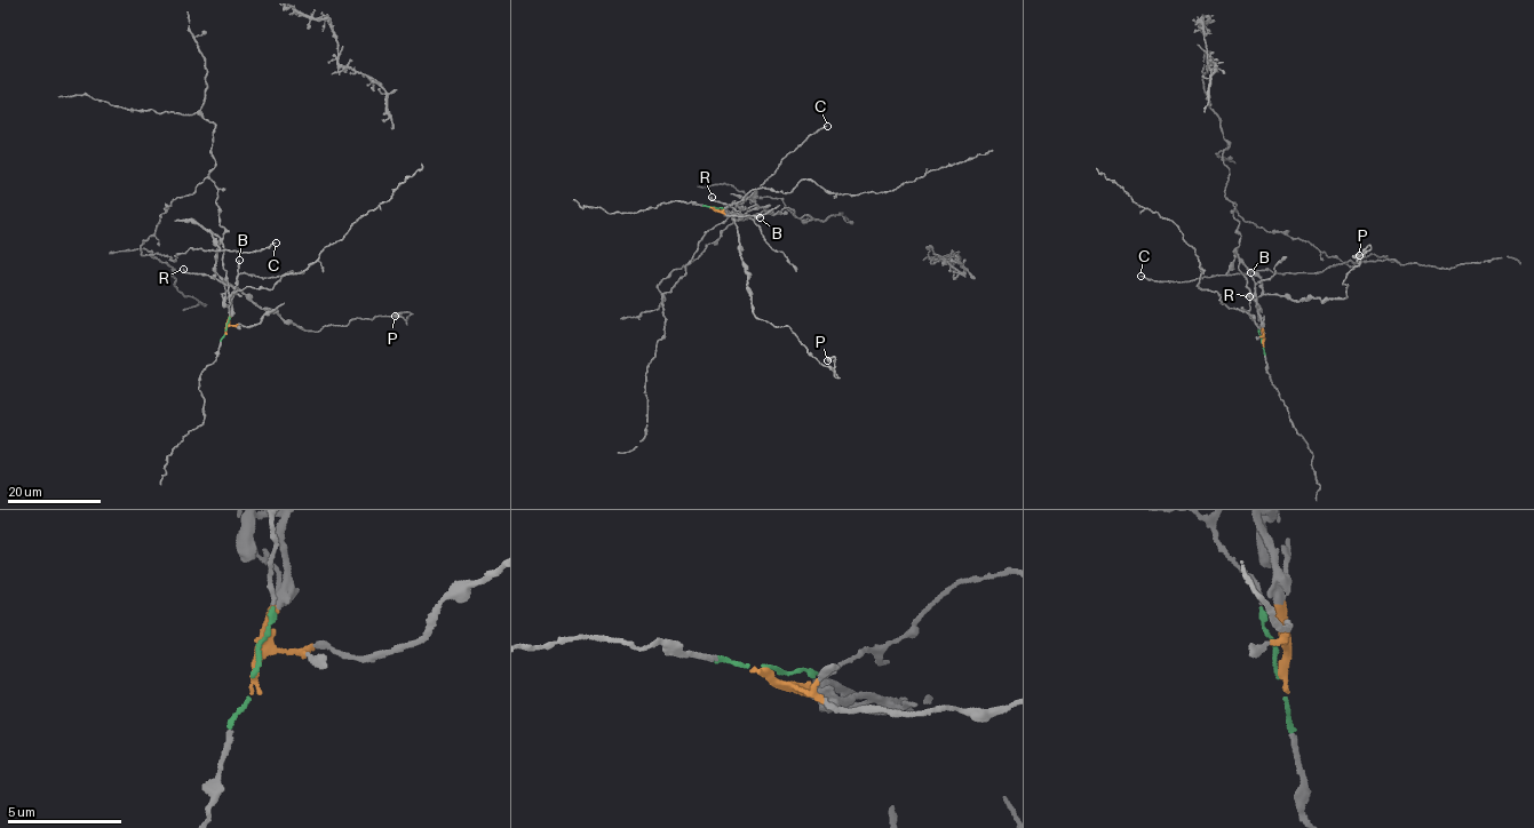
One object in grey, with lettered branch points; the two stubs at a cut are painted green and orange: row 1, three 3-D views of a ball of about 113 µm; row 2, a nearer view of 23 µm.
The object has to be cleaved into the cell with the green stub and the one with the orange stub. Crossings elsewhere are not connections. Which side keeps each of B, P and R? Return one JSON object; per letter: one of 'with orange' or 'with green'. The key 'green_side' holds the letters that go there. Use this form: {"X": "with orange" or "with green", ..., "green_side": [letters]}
{"B": "with orange", "P": "with orange", "R": "with orange", "green_side": []}

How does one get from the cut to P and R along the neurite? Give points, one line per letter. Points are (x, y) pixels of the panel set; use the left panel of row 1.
P: (225, 328), (231, 302), (222, 280), (305, 331), (344, 325), (357, 318), (410, 312), (406, 320), (394, 316)
R: (225, 328), (231, 302), (225, 296), (224, 285), (183, 268)

